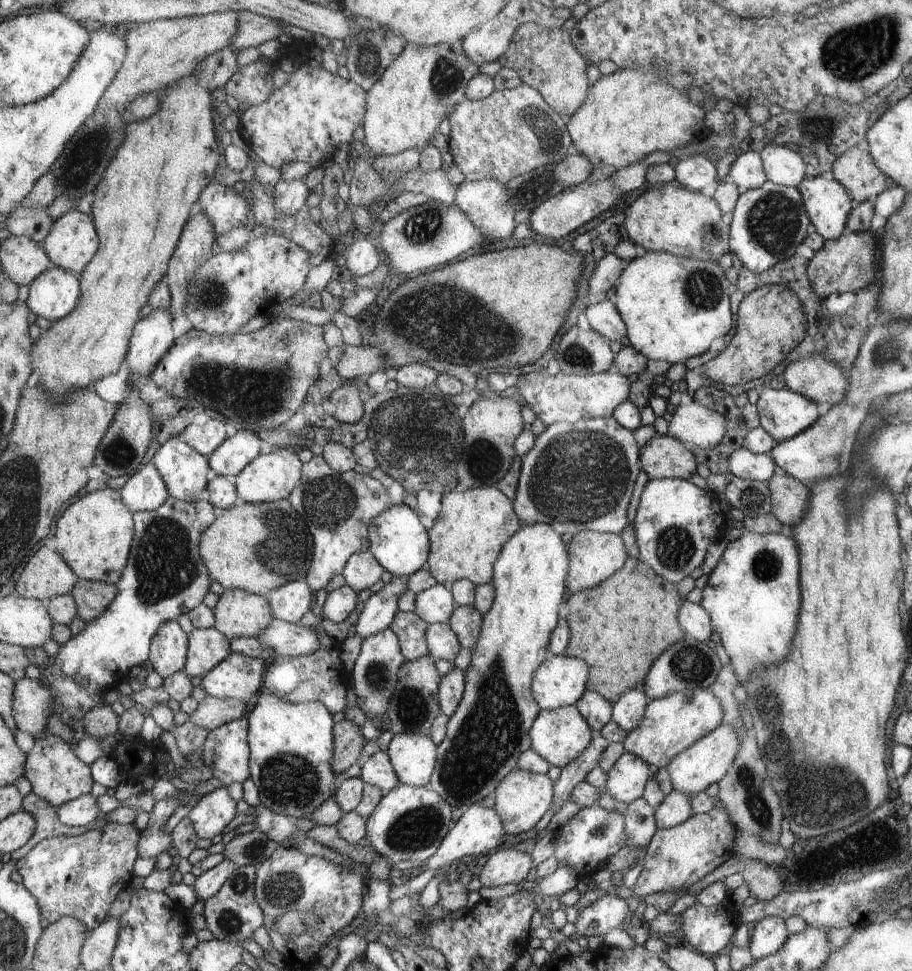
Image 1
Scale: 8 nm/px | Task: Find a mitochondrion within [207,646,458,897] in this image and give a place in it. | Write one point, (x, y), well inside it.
(289, 782)

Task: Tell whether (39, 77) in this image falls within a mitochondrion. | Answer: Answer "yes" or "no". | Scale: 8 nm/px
no

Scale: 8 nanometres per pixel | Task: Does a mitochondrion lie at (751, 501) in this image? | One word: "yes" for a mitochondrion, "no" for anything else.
yes

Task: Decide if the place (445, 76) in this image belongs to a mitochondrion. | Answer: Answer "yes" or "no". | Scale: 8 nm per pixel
yes

